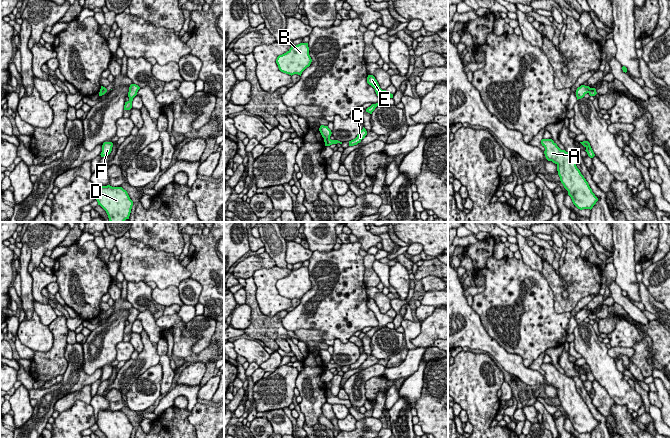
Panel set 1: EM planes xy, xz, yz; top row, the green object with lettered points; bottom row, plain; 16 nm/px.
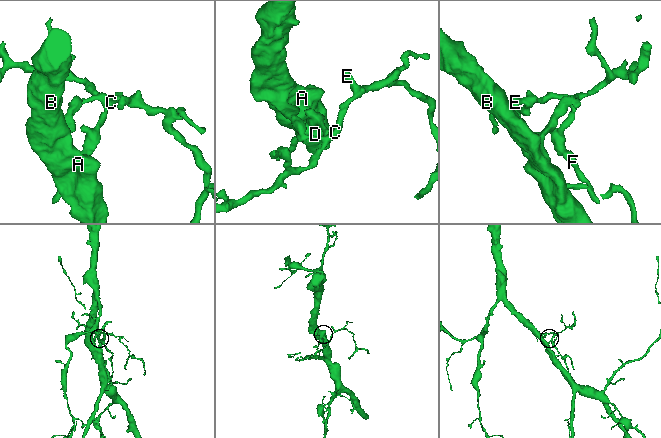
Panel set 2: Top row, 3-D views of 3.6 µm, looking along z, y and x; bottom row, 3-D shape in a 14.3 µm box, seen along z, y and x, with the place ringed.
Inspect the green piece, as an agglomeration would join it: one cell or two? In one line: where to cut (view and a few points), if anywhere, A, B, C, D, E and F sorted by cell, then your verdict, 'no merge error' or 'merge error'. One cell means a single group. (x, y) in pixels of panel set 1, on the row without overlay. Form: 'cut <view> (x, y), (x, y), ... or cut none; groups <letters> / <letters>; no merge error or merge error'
cut xz (324, 362), (329, 363); groups A B D / C E F; merge error

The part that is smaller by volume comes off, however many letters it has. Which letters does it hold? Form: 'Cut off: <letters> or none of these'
Cut off: C, E, F

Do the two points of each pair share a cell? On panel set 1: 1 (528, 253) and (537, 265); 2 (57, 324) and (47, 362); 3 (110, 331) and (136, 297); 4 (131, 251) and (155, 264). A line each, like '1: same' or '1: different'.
1: same
2: same
3: different
4: same

